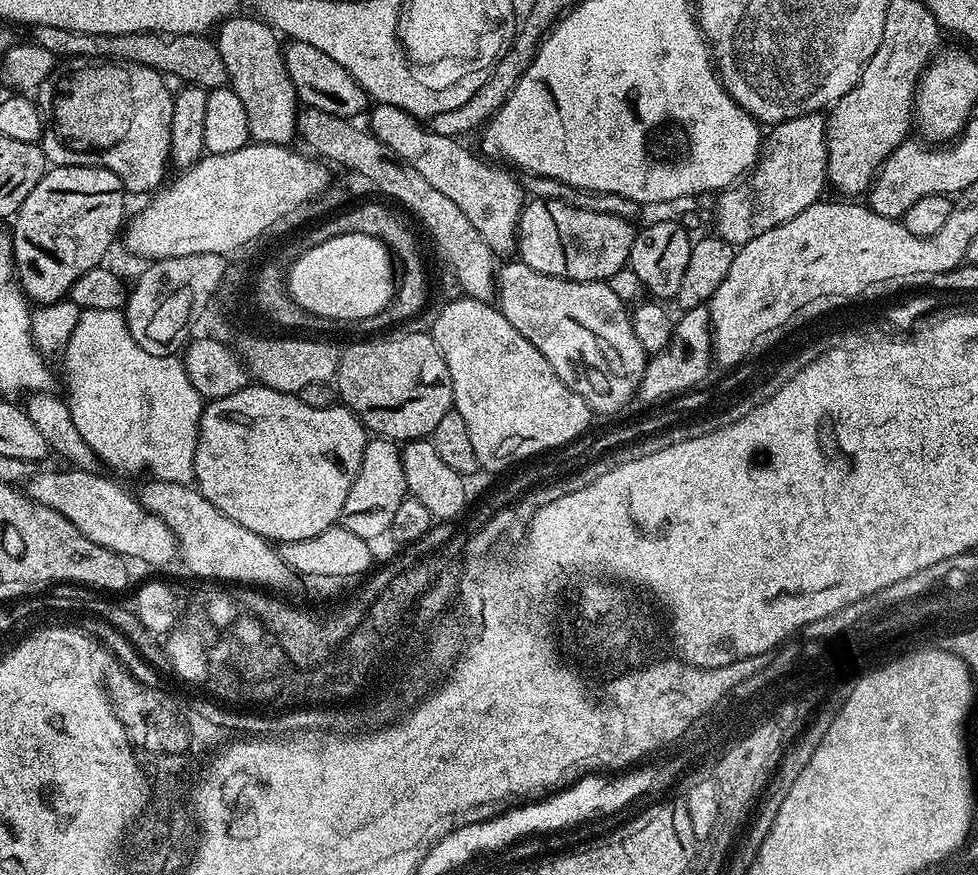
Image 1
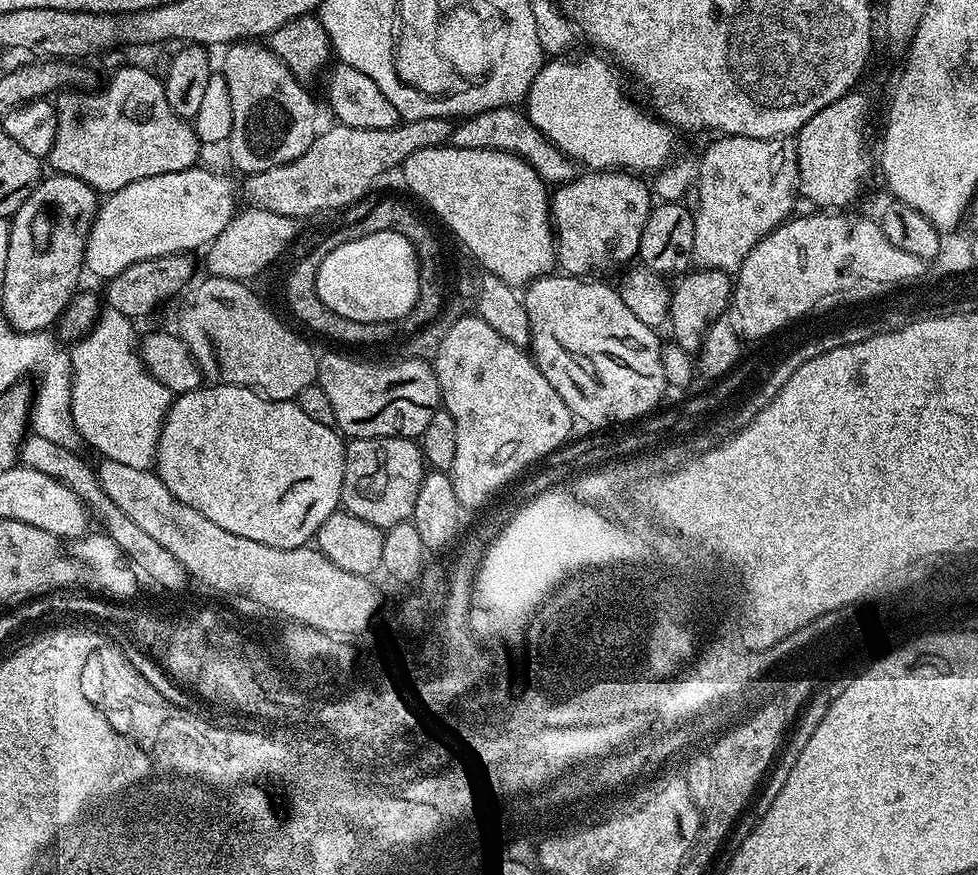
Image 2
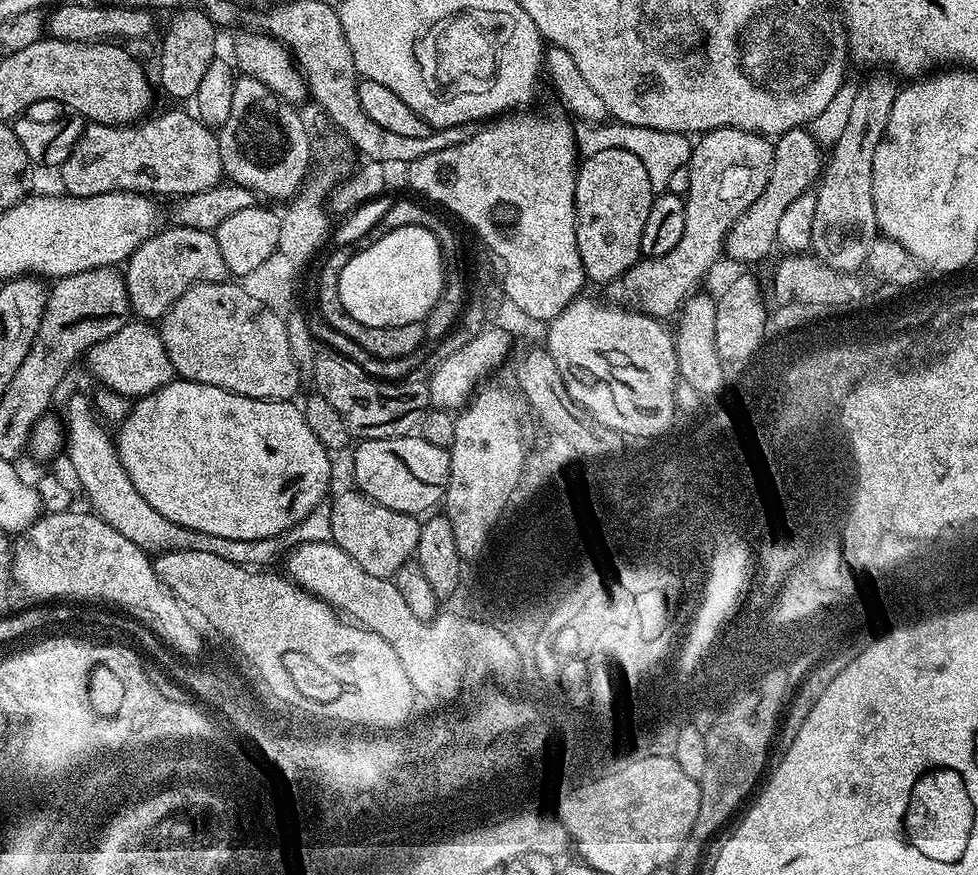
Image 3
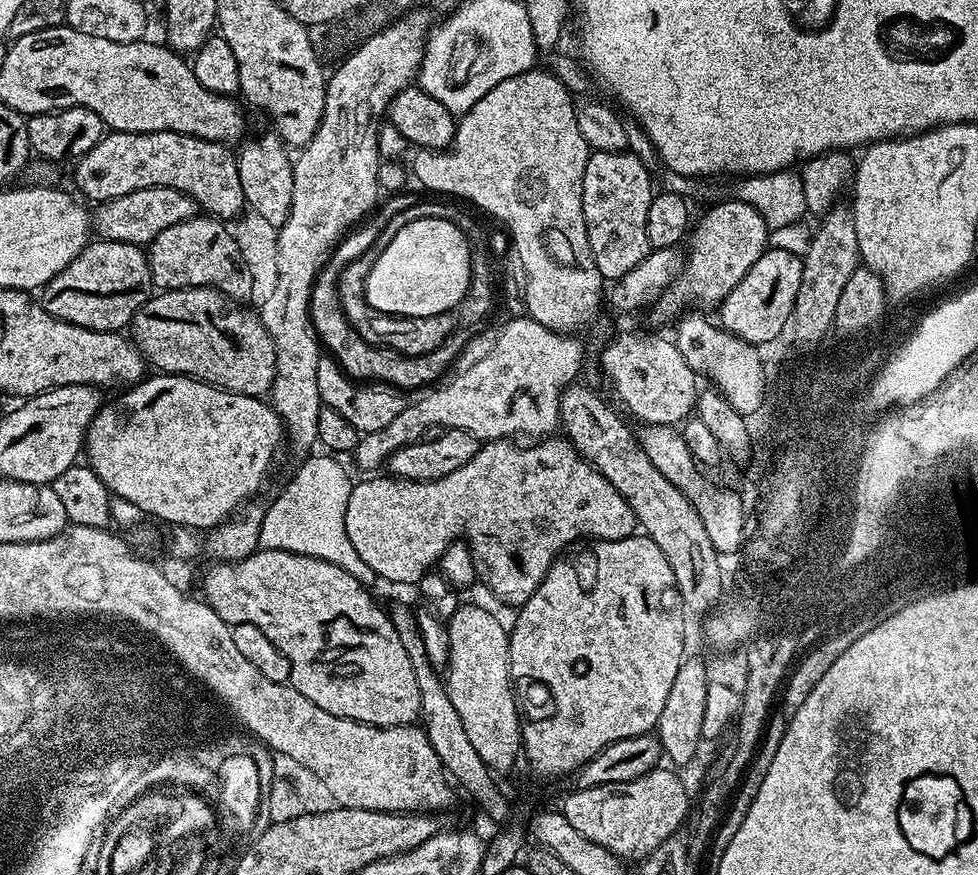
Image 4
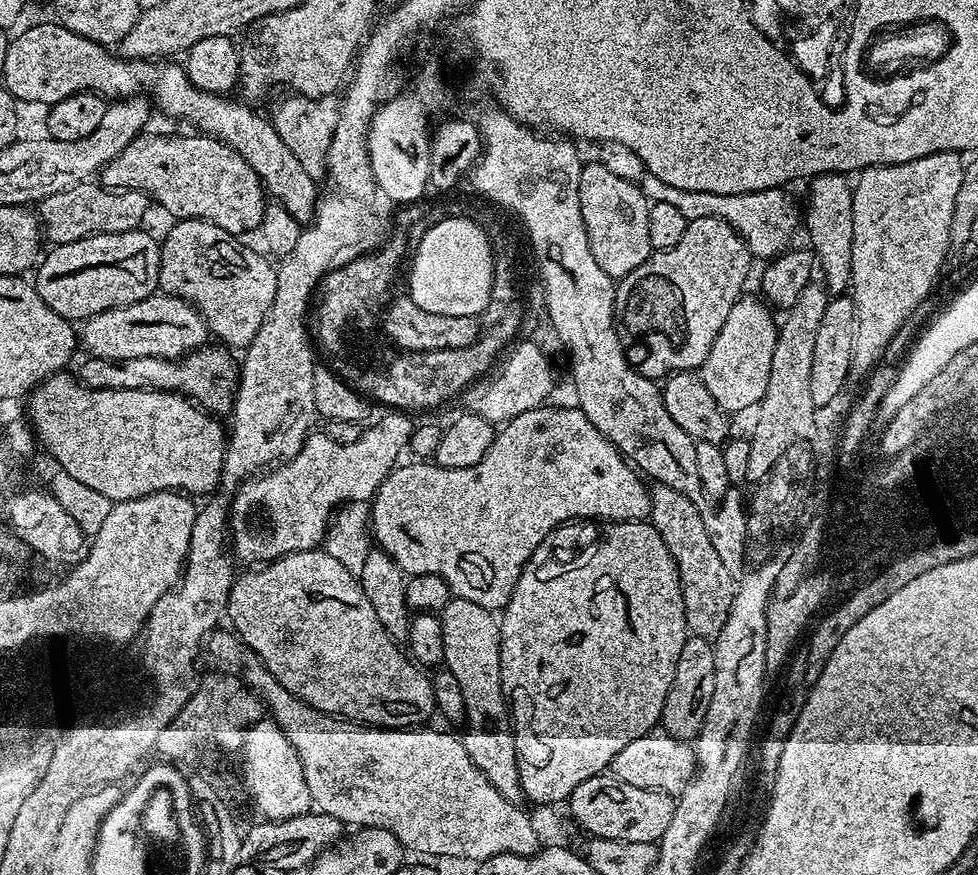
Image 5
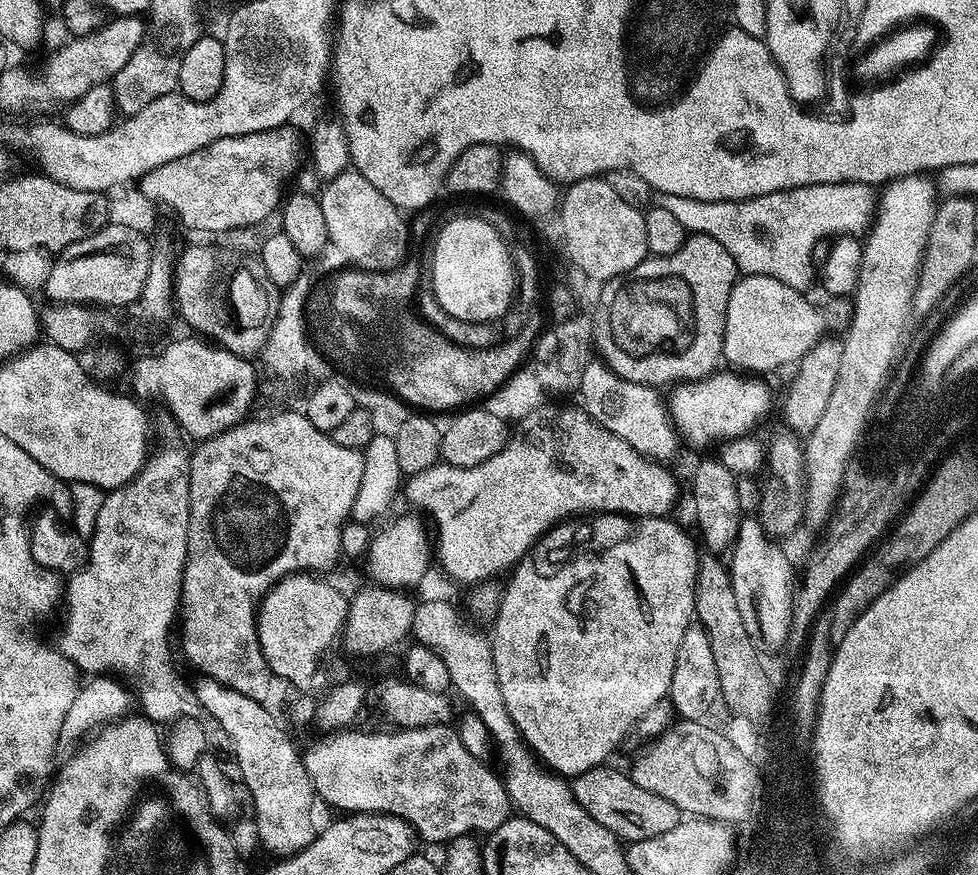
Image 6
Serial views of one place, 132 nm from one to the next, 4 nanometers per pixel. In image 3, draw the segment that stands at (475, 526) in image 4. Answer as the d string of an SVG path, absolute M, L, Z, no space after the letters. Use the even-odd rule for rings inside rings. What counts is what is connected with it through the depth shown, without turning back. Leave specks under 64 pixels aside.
M359 491L340 492L330 500L331 543L337 544L354 562L358 562L361 572L377 576L383 580L395 577L404 563L416 551L421 521L415 516L407 516L398 510L386 510L386 506L376 504Z

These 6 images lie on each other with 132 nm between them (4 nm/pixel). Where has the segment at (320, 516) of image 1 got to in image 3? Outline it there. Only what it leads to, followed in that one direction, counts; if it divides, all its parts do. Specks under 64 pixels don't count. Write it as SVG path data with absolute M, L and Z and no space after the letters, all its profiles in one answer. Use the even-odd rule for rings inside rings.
M173 378L166 386L154 390L150 394L139 397L127 409L127 416L119 421L120 433L115 433L114 443L116 453L126 466L126 474L130 474L130 482L134 482L134 490L162 514L172 524L186 526L195 532L210 534L214 538L226 538L227 540L269 540L282 536L282 532L287 533L295 524L300 524L302 518L306 517L319 507L324 495L327 497L328 483L332 480L332 460L328 449L314 438L310 426L306 426L306 418L299 407L295 408L292 400L259 400L258 398L246 398L242 394L234 394L222 390L218 386L206 386L198 382L190 382Z

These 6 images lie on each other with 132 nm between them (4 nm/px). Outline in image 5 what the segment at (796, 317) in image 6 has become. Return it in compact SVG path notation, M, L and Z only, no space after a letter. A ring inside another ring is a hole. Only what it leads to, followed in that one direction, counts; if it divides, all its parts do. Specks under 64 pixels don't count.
M741 295L731 307L730 318L726 318L725 325L719 331L714 346L711 347L710 354L700 369L701 380L710 390L710 394L714 395L714 400L718 402L720 408L730 414L739 414L742 408L758 403L764 396L777 338L778 324L776 320L774 322L771 307L761 297L748 295Z

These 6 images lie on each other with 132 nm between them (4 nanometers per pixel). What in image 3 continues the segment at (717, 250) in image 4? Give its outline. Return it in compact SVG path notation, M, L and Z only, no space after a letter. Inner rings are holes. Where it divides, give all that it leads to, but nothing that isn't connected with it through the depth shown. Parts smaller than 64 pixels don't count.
M807 127L791 128L775 137L772 150L772 173L766 190L762 190L754 206L744 211L742 218L738 218L729 230L726 256L732 260L745 260L746 263L752 264L755 260L762 259L771 248L773 250L777 239L778 222L781 221L786 206L800 195L807 193L819 181L825 163L825 153Z

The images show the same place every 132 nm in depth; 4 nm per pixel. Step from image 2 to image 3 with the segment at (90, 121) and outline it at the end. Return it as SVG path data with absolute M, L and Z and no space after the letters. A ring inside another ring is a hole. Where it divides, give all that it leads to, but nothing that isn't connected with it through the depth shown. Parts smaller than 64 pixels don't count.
M176 108L170 109L169 112L160 112L157 116L149 115L139 122L130 124L89 123L78 138L70 158L66 158L66 162L60 165L58 175L64 183L63 191L69 196L142 192L155 194L157 197L175 198L210 190L225 179L217 133L207 128L191 111L179 112Z

